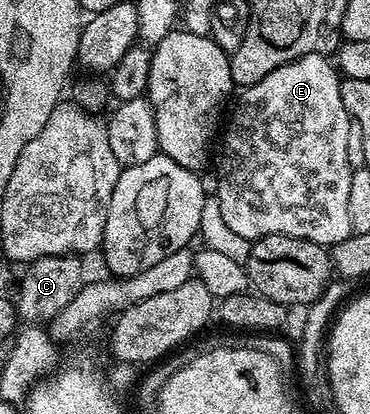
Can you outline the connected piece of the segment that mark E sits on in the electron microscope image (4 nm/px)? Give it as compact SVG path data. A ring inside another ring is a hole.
M308 54L275 68L275 72L267 72L259 84L244 87L236 95L237 103L235 98L233 111L230 114L228 111L220 135L221 159L217 162L215 190L223 221L231 232L250 240L276 234L291 236L311 240L326 248L347 240L353 233L351 216L347 216L347 199L354 172L347 162L351 119L343 104L342 81L336 65L326 55Z

